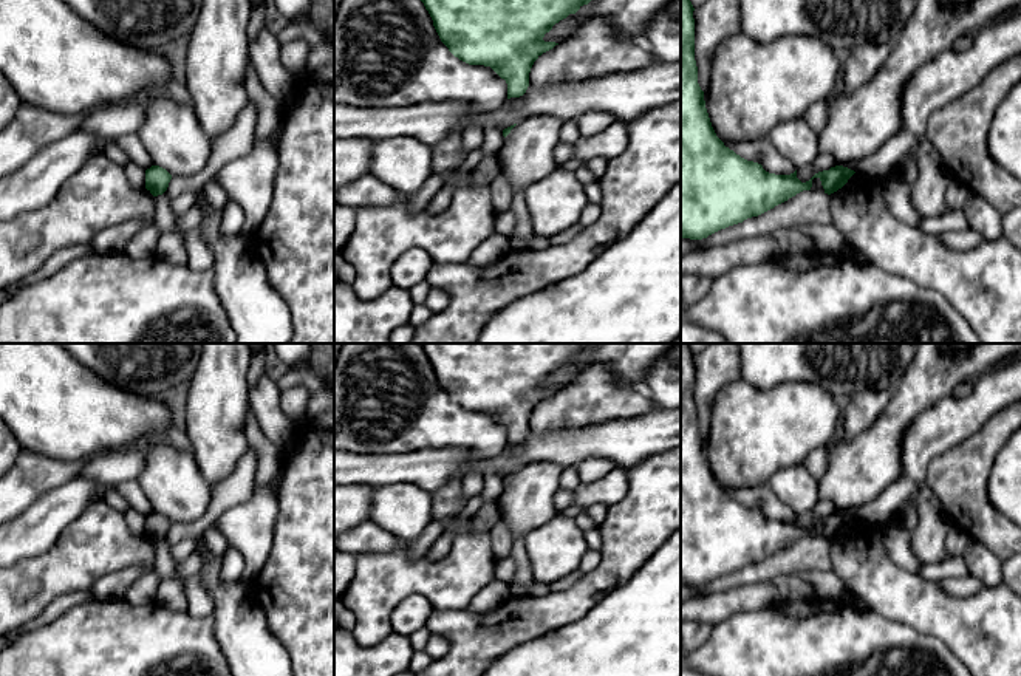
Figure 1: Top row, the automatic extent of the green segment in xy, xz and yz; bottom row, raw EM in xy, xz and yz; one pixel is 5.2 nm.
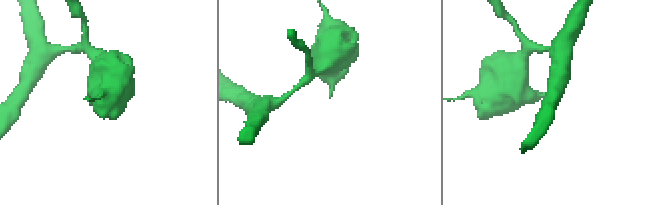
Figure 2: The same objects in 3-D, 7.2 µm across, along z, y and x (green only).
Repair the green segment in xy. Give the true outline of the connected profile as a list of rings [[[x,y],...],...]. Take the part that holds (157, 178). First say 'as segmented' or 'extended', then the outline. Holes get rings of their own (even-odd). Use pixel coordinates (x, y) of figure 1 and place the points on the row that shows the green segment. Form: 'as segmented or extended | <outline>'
as segmented | [[[152,166],[145,170],[145,189],[153,196],[162,195],[167,190],[170,179],[172,175],[159,166]]]

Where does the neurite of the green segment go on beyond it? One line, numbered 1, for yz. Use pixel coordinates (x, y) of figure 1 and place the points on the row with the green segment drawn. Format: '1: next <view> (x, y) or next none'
1: next none

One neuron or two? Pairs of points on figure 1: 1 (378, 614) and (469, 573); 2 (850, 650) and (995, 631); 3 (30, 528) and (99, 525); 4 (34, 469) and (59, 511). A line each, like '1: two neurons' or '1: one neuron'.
1: one neuron
2: two neurons
3: two neurons
4: two neurons

